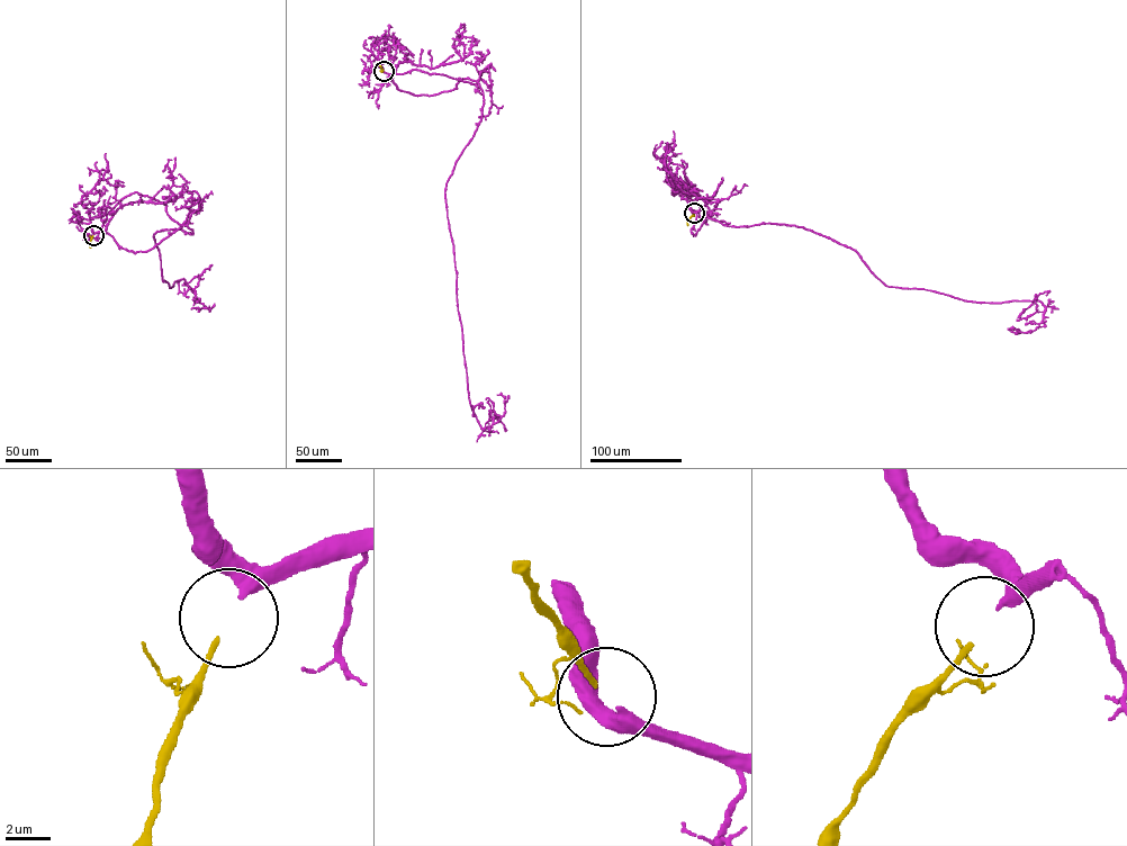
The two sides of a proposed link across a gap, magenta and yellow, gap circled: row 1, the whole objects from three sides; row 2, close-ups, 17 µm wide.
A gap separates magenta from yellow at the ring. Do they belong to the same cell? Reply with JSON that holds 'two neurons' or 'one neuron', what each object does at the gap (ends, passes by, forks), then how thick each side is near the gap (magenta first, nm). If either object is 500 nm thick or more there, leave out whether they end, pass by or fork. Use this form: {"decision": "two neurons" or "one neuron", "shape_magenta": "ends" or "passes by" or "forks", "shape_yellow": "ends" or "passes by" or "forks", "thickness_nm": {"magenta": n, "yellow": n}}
{"decision": "one neuron", "shape_magenta": "ends", "shape_yellow": "ends", "thickness_nm": {"magenta": 440, "yellow": 240}}

